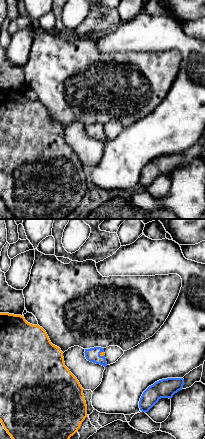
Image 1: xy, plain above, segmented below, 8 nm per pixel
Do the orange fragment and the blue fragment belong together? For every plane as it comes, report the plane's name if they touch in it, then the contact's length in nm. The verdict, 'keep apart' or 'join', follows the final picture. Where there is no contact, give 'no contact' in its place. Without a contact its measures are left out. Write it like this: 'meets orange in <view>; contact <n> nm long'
meets orange in xy; contact 50 nm long

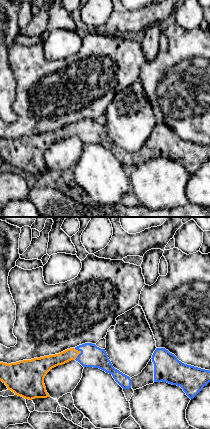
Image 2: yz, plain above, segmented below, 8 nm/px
meets orange in yz; contact 100 nm long

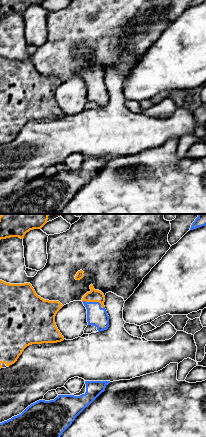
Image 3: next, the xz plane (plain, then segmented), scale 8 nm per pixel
meets orange in xz; contact 190 nm long

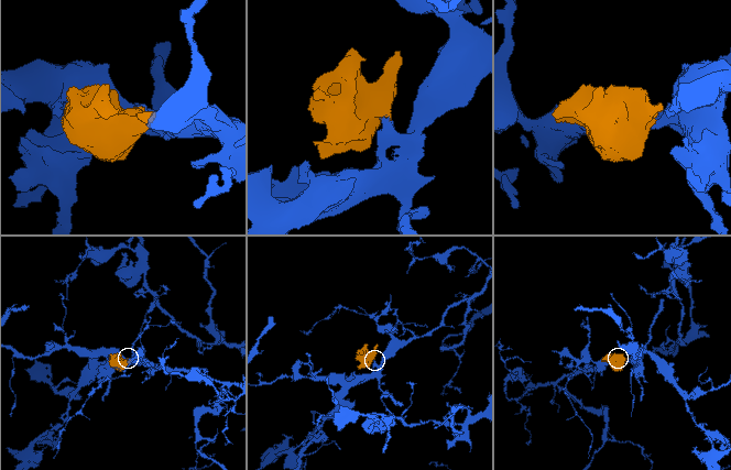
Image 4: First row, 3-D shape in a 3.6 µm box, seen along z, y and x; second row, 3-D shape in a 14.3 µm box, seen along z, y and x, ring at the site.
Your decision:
join

